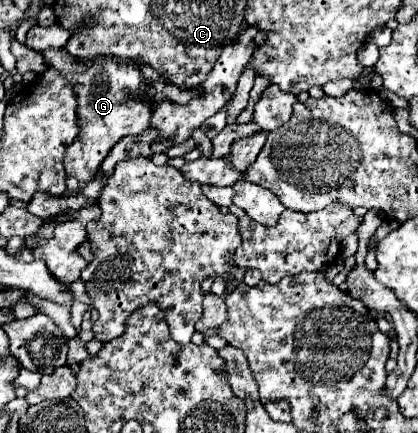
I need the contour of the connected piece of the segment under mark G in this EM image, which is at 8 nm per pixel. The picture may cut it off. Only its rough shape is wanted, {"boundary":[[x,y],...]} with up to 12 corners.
{"boundary":[[43,52],[77,88],[81,132],[65,172],[91,182],[121,138],[149,128],[137,68]]}

